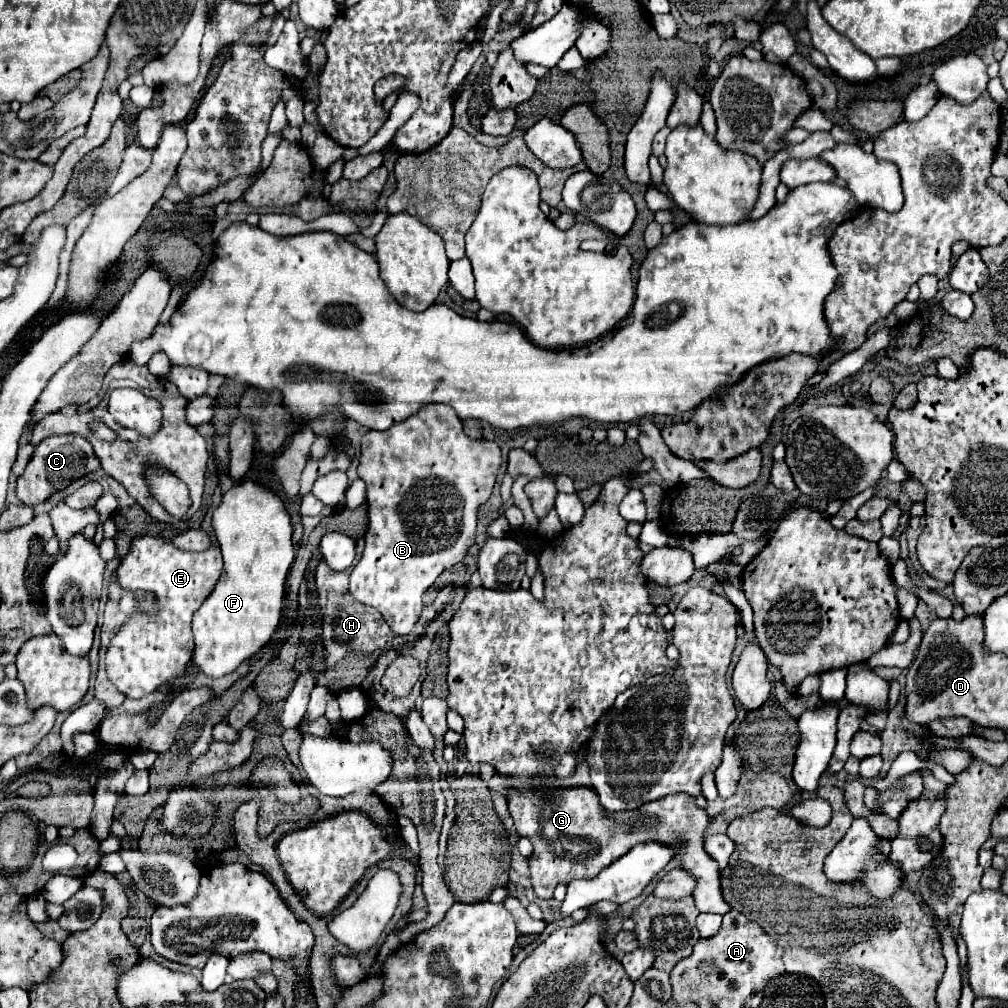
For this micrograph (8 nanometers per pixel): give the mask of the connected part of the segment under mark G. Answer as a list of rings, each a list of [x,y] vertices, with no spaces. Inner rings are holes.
[[[570,788],[570,790],[548,792],[544,796],[534,794],[534,792],[530,792],[526,796],[522,796],[518,792],[510,792],[508,808],[510,808],[510,814],[514,818],[518,834],[530,838],[530,842],[534,844],[534,854],[528,862],[530,862],[532,886],[534,886],[534,892],[538,898],[544,898],[544,900],[552,898],[554,888],[558,884],[568,886],[576,878],[598,876],[606,866],[610,866],[614,860],[618,860],[618,856],[626,854],[626,850],[630,850],[634,844],[638,844],[642,840],[674,840],[674,836],[686,836],[686,844],[682,848],[678,848],[676,858],[682,858],[682,868],[686,868],[688,872],[694,872],[694,876],[698,876],[698,888],[694,890],[696,908],[700,912],[716,912],[716,914],[726,914],[730,910],[730,906],[722,898],[718,864],[714,864],[714,860],[710,860],[710,856],[706,856],[704,844],[702,844],[702,834],[708,826],[708,814],[706,814],[706,810],[696,806],[692,796],[674,794],[674,796],[666,796],[662,800],[654,800],[650,804],[644,804],[642,808],[638,808],[638,812],[614,812],[614,814],[610,814],[602,808],[598,794],[594,790]]]

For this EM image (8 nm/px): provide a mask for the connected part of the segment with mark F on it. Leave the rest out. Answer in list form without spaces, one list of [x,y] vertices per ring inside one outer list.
[[[242,482],[236,484],[222,496],[222,504],[216,508],[212,526],[224,556],[224,574],[218,580],[214,592],[204,600],[192,620],[194,632],[194,664],[208,676],[220,678],[234,672],[244,660],[252,658],[264,646],[272,642],[276,628],[280,626],[284,614],[284,598],[286,598],[286,576],[294,562],[294,546],[292,546],[292,524],[290,516],[284,508],[284,502],[270,490],[254,484]]]

